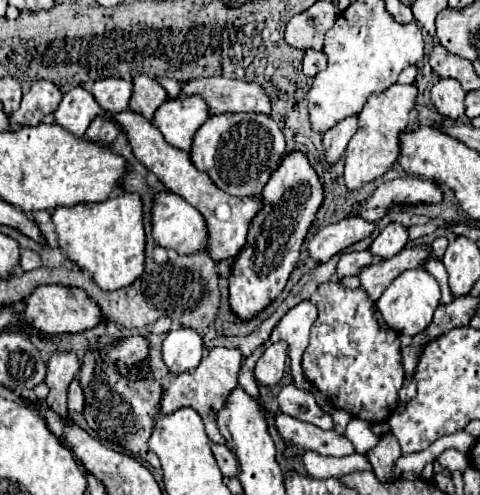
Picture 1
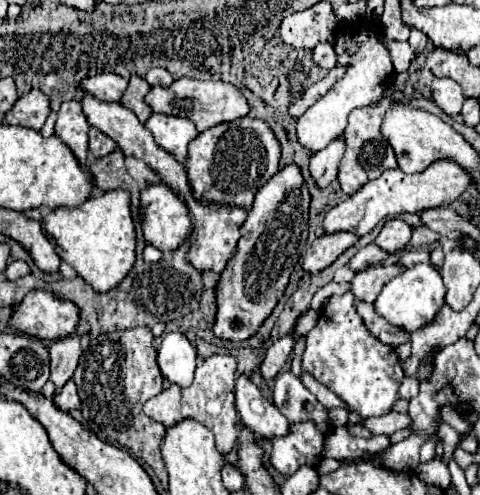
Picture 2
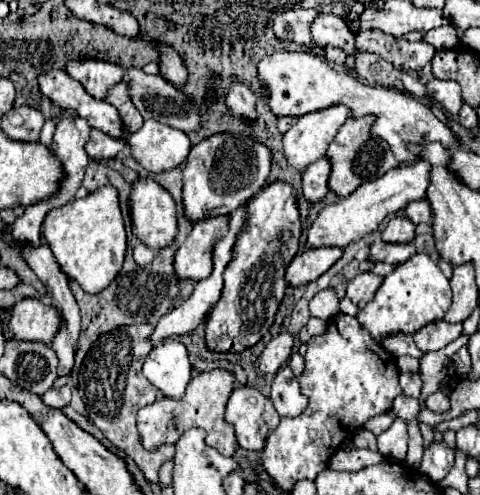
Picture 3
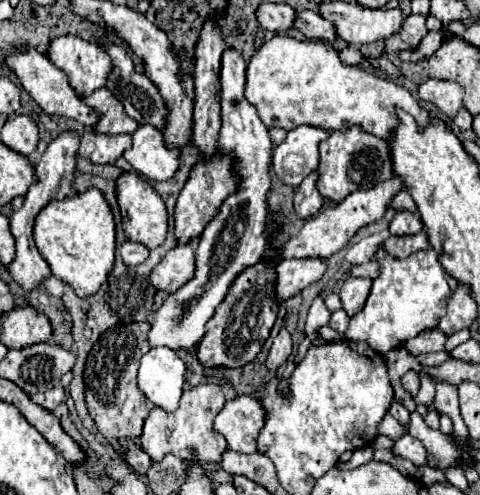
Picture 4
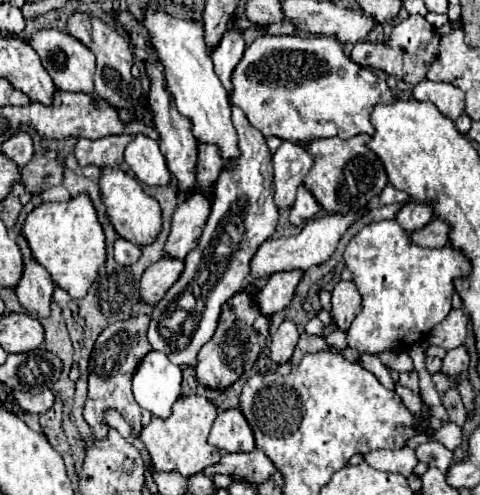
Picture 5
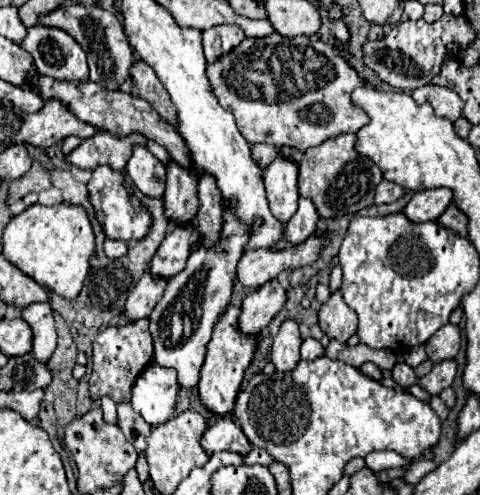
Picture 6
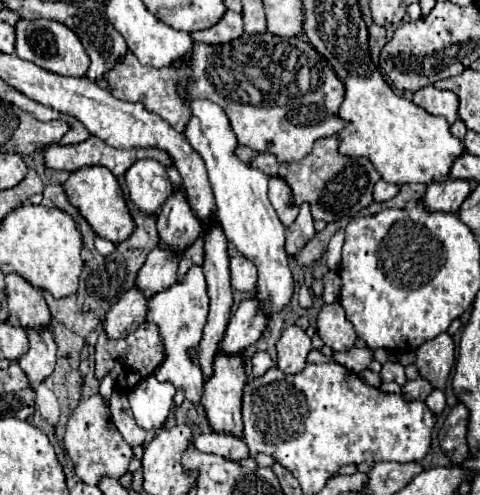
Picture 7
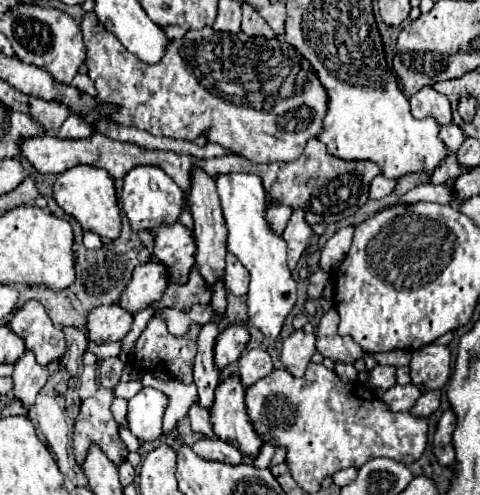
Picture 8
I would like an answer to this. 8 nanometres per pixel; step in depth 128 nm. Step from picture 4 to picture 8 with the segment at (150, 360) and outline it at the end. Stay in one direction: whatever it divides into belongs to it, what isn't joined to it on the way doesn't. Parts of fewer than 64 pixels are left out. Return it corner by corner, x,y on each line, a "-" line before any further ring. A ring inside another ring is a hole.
142,388
128,400
128,428
142,442
154,442
162,434
166,396
156,388

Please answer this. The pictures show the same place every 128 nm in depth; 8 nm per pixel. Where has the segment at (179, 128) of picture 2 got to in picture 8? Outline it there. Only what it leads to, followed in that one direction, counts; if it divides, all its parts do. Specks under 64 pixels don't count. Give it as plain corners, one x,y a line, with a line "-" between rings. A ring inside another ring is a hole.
156,166
132,168
124,178
120,202
122,202
122,210
134,232
156,230
156,228
160,228
160,224
176,224
182,210
188,206
184,192
176,186
176,182
164,170
160,170

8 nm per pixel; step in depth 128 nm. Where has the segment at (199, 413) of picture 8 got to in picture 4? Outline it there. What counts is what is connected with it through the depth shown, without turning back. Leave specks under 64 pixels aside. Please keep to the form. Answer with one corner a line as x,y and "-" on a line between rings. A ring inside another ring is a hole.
226,48
220,64
220,104
222,104
222,130
218,148
222,156
232,158
232,172
238,176
238,188
224,200
220,212
210,220
202,232
196,248
196,276
170,294
164,304
154,312
152,328
148,334
150,346
168,346
172,350
192,350
200,344
206,332
206,322
214,316
216,306
226,298
230,286
240,272
260,262
266,250
266,226
270,216
268,192
272,186
272,142
268,128
256,114
256,108
244,100
246,62
236,48

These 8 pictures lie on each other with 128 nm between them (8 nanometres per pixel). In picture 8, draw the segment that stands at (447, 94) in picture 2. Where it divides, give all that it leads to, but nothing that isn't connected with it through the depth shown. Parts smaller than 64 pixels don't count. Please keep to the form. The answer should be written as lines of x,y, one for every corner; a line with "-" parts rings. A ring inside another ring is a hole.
424,86
420,92
416,92
410,98
410,106
412,106
412,116
416,116
416,118
432,116
440,126
452,122
448,98
440,92
436,92
432,86

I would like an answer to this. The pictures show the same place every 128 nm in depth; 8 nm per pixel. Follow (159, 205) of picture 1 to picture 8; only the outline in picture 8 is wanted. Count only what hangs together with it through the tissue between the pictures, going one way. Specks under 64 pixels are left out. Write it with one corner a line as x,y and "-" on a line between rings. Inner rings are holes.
74,166
58,174
54,182
52,198
66,214
74,216
84,230
94,232
98,236
106,236
106,238
116,238
120,234
120,226
122,226
120,208
116,202
114,182
106,170
96,166

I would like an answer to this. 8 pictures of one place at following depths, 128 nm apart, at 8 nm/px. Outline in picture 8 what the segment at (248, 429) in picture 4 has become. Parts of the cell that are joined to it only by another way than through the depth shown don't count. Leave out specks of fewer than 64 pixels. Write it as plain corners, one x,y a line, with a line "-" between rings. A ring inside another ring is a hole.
202,438
192,446
192,450
198,456
204,456
204,460
212,460
212,462
224,462
224,464
232,464
232,466
242,462
240,450
228,442
218,440
218,438
214,438
214,440

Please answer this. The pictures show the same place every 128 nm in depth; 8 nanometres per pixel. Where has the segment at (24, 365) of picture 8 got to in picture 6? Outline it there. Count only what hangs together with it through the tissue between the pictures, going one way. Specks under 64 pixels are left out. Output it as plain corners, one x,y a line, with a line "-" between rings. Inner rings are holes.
30,304
22,310
22,318
34,334
34,348
30,354
40,360
40,364
46,364
56,350
56,328
50,304

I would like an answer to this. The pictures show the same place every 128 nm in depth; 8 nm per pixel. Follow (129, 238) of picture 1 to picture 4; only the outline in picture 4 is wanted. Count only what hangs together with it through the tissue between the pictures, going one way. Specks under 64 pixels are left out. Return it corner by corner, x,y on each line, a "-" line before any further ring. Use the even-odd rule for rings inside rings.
98,188
46,204
36,216
34,240
44,260
48,260
52,276
68,284
78,296
94,294
114,266
114,218

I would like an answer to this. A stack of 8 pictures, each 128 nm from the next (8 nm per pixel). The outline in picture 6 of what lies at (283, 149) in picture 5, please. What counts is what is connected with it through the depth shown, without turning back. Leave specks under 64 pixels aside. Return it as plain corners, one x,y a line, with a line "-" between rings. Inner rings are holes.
278,156
266,170
264,170
264,184
266,196
270,202
272,214
286,224
298,208
298,188
296,188
298,166
288,158

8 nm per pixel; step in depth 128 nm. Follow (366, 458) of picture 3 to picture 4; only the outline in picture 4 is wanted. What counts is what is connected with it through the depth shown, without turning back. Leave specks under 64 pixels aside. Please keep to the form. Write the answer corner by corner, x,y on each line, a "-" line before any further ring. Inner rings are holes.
368,446
368,448
360,448
360,450
354,450
354,454
352,454
352,460
348,462
348,464
338,464
338,468
358,468
358,466
362,466
362,464
366,464
366,462
370,462
372,460
372,448

